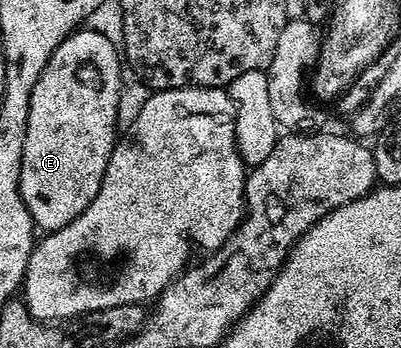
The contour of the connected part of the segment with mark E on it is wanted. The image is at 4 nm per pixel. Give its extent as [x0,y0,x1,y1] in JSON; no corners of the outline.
[21,27,123,230]

